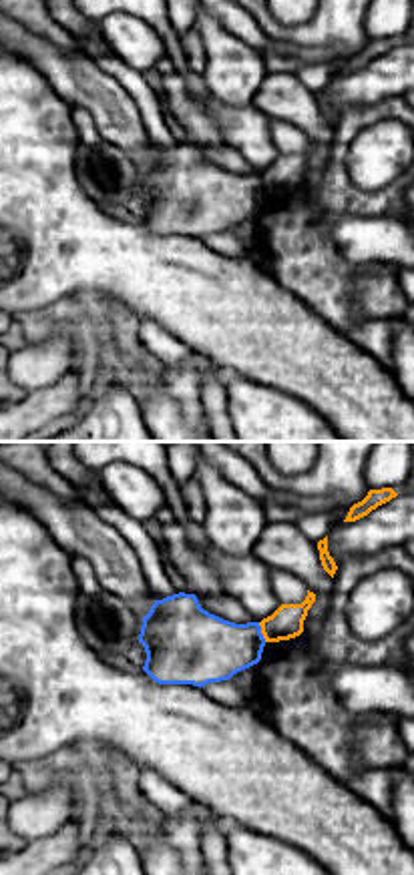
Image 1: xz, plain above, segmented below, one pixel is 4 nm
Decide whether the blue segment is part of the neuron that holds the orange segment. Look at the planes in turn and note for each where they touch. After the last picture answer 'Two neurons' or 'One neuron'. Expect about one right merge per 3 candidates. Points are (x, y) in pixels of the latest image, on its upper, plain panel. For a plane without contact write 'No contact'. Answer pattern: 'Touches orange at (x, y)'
Touches orange at (262, 183)

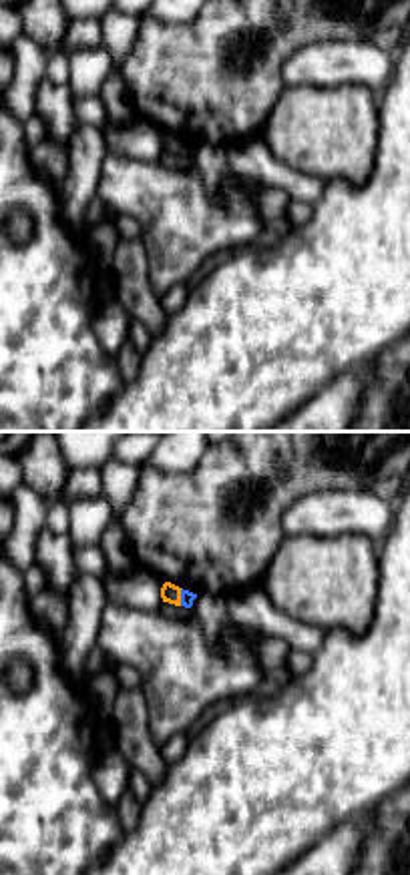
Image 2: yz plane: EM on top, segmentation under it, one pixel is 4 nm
Touches orange at (179, 147)

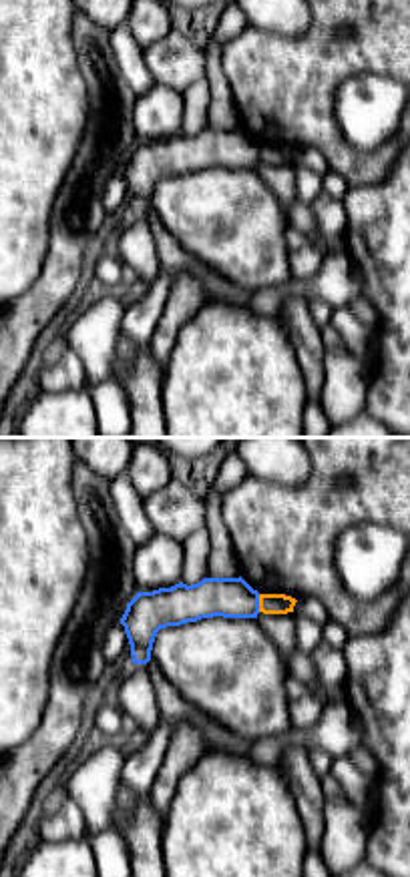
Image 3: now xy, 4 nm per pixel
Touches orange at (260, 153)

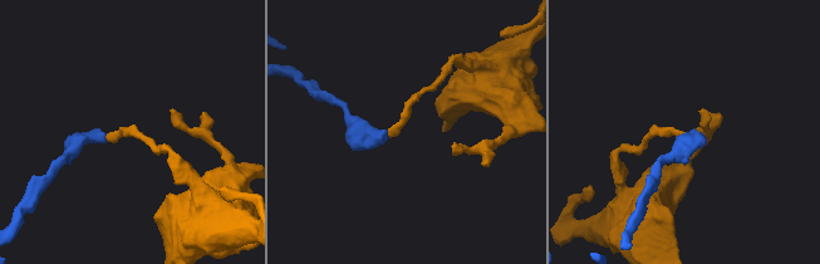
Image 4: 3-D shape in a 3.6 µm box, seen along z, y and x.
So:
Two neurons

